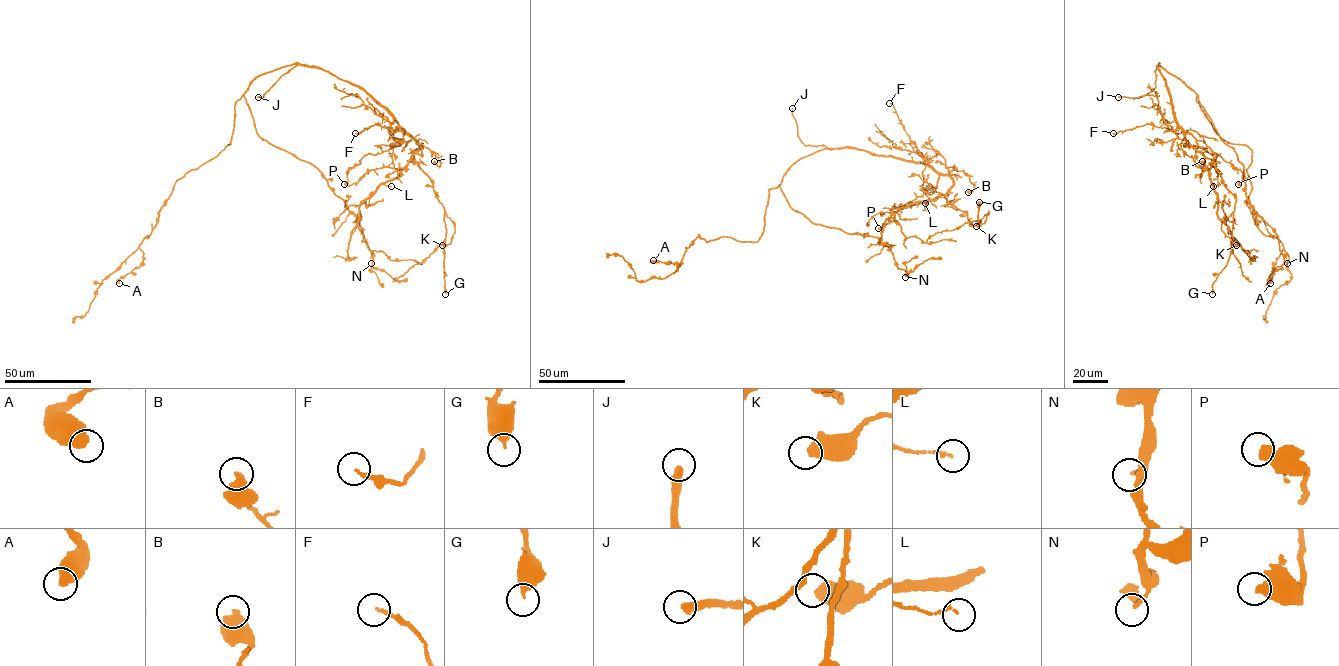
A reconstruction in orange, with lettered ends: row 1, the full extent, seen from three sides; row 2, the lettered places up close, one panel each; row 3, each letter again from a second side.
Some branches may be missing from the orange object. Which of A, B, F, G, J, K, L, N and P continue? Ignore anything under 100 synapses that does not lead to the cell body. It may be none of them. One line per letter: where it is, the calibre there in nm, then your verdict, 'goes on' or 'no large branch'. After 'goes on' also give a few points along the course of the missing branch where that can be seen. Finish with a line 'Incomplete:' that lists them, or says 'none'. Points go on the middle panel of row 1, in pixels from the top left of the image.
A: (653, 260) | 650 nm | no large branch
B: (968, 192) | 480 nm | no large branch
F: (889, 103) | 160 nm | no large branch
G: (979, 202) | 440 nm | no large branch
J: (792, 108) | 360 nm | goes on
K: (976, 226) | 600 nm | no large branch
L: (925, 203) | 120 nm | no large branch
N: (905, 277) | 120 nm | no large branch
P: (878, 228) | 550 nm | no large branch
Incomplete: J

